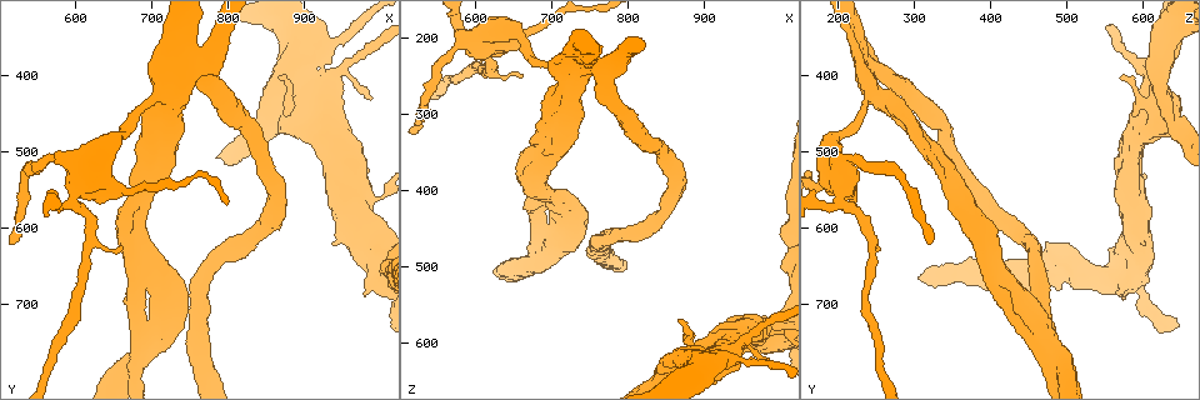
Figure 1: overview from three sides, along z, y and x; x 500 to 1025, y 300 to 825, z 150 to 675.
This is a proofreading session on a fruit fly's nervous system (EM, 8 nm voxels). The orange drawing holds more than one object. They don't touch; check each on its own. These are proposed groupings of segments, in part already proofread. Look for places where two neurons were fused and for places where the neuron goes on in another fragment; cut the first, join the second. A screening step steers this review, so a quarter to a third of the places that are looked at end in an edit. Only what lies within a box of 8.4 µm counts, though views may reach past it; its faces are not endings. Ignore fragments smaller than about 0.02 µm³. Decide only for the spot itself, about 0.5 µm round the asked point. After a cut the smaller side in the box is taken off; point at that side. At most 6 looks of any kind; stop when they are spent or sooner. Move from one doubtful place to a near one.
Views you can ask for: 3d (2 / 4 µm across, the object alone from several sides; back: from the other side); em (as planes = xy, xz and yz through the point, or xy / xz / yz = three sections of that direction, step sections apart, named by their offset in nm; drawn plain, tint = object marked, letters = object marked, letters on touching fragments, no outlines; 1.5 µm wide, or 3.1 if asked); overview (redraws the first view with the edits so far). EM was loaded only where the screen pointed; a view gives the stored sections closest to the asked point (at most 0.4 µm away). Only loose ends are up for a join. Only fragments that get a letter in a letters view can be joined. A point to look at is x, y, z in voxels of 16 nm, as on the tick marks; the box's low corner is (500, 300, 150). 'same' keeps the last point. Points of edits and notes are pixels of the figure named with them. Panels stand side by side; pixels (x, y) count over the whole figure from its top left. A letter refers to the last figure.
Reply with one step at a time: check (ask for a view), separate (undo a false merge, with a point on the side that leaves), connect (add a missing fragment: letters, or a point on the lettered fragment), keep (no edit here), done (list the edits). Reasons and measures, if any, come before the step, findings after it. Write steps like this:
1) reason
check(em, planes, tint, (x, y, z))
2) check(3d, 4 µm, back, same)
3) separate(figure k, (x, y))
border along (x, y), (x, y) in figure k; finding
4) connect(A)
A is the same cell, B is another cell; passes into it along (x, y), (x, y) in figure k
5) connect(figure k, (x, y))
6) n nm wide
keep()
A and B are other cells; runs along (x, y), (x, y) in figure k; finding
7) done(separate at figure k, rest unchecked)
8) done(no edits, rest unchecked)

thick turns thin
check(3d, 2 µm, (950, 390, 590))

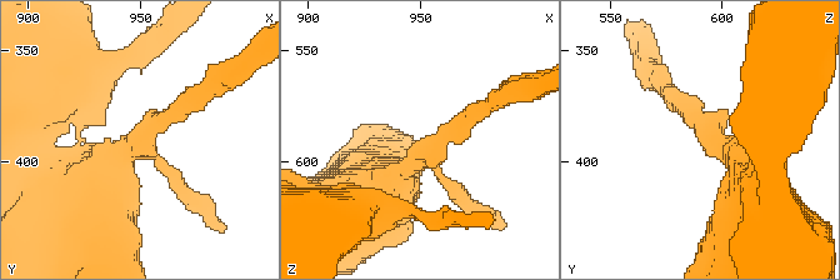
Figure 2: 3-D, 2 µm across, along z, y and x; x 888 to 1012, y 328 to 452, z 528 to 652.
shape alone is not enough
check(em, yz, step 8, tint, (951, 388, 595))

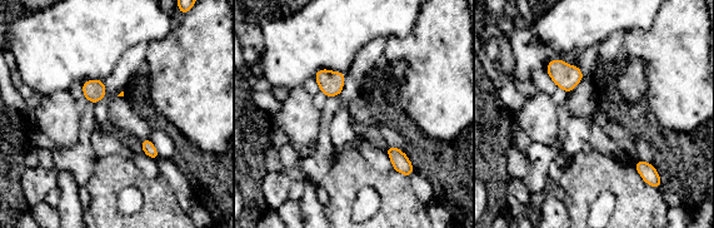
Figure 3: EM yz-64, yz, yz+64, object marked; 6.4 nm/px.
cut it another way
check(em, planes, letters, same)

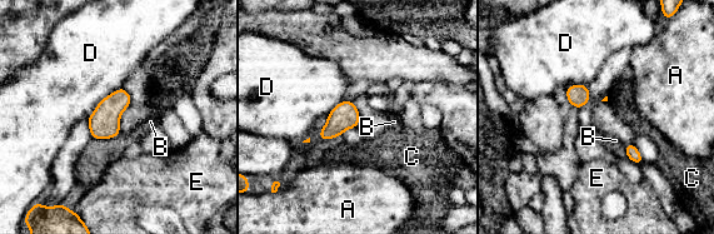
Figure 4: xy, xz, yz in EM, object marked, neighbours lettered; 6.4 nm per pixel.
180 nm wide
keep()
A, B, C, D and E are other cells; one neuron here

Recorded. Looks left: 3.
arms run side by side
check(em, planes, plain, (720, 420, 245))

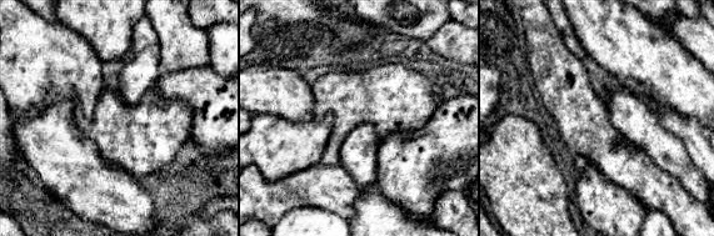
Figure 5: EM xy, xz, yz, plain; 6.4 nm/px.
check(em, planes, letters, same)

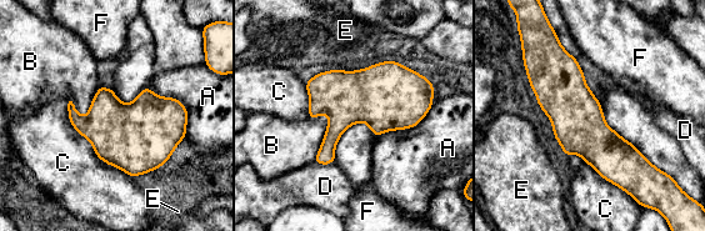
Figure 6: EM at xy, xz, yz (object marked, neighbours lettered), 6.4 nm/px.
keep()
A, B, C, D, E and F are other cells; border along (325, 111), (328, 127), (313, 161) in figure 6; continuous, no second neuron

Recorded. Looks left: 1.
done(no edits, rest unchecked)

